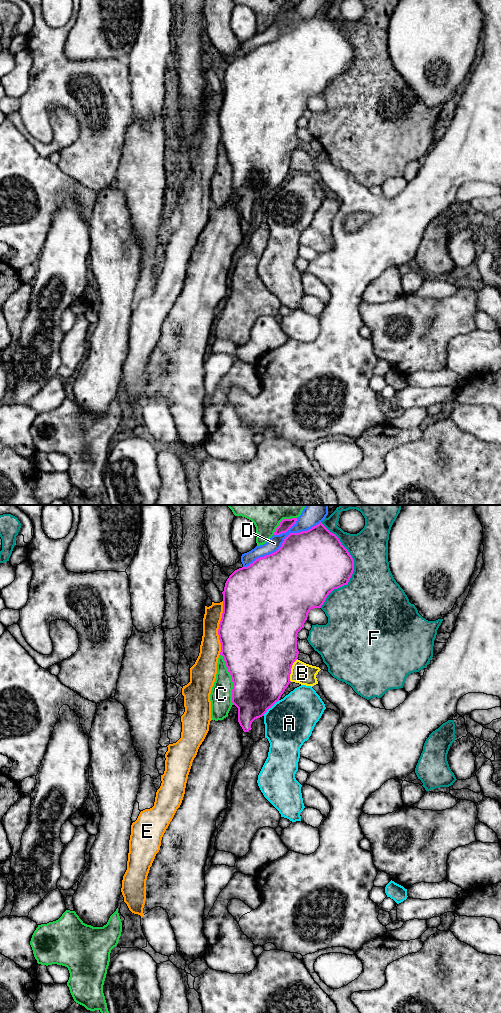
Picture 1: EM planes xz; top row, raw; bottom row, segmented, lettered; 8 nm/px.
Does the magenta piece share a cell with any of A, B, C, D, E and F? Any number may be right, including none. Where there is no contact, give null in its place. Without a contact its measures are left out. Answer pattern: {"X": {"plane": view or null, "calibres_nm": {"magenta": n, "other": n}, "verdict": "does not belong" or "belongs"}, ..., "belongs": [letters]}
{"A": {"plane": "xz", "calibres_nm": {"magenta": 440, "other": 380}, "verdict": "does not belong"}, "B": {"plane": "xz", "calibres_nm": {"magenta": 500, "other": 170}, "verdict": "does not belong"}, "C": {"plane": "xz", "calibres_nm": {"magenta": 500, "other": 180}, "verdict": "does not belong"}, "D": {"plane": "xz", "calibres_nm": {"magenta": 500, "other": 130}, "verdict": "does not belong"}, "E": {"plane": "xz", "calibres_nm": {"magenta": 500, "other": 170}, "verdict": "does not belong"}, "F": {"plane": "xz", "calibres_nm": {"magenta": 440, "other": 400}, "verdict": "does not belong"}, "belongs": []}

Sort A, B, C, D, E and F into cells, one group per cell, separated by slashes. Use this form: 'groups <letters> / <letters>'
groups A / B / C / D / E / F

